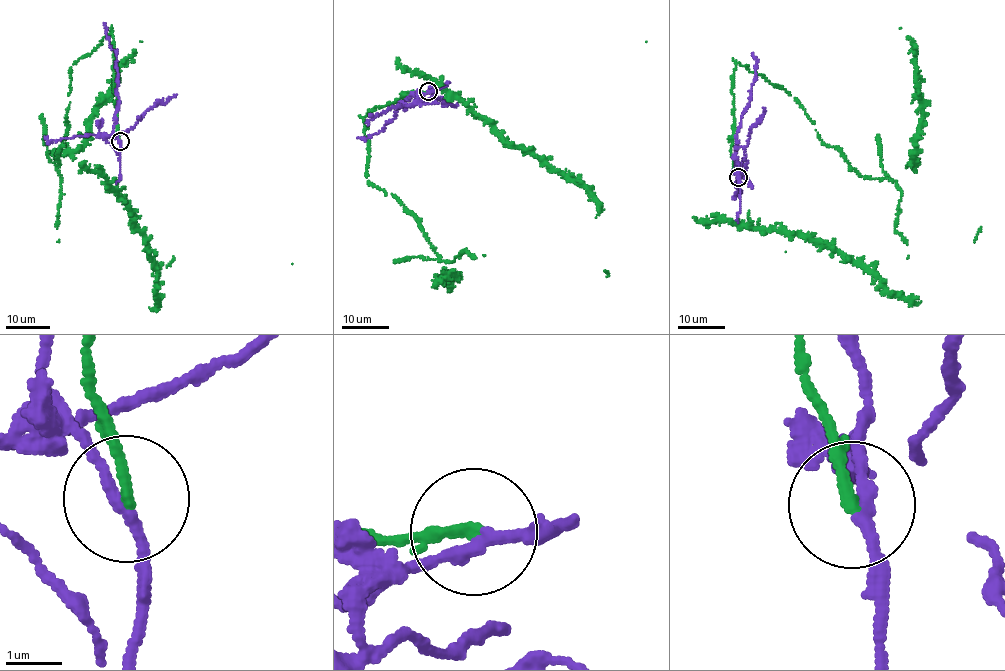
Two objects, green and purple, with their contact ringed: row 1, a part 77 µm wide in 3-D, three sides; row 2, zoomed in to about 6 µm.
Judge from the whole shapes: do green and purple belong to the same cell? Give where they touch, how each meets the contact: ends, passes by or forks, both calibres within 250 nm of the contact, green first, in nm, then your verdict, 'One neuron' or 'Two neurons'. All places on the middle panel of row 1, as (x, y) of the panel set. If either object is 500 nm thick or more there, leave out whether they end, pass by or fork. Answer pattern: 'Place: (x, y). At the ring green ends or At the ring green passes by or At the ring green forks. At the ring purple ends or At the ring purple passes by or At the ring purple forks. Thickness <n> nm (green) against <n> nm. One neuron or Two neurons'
Place: (428, 91). At the ring green ends. At the ring purple passes by. Thickness 190 nm (green) against 190 nm. Two neurons

